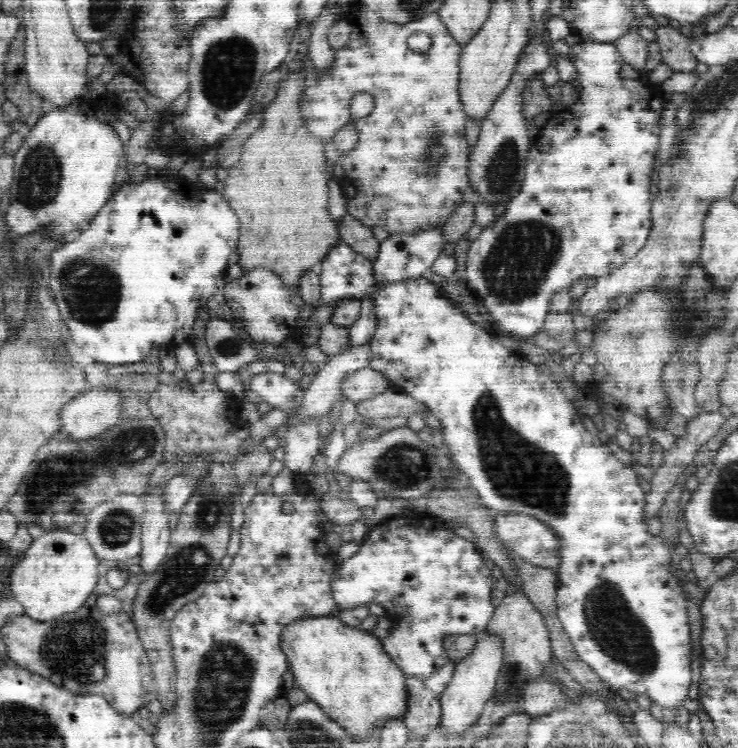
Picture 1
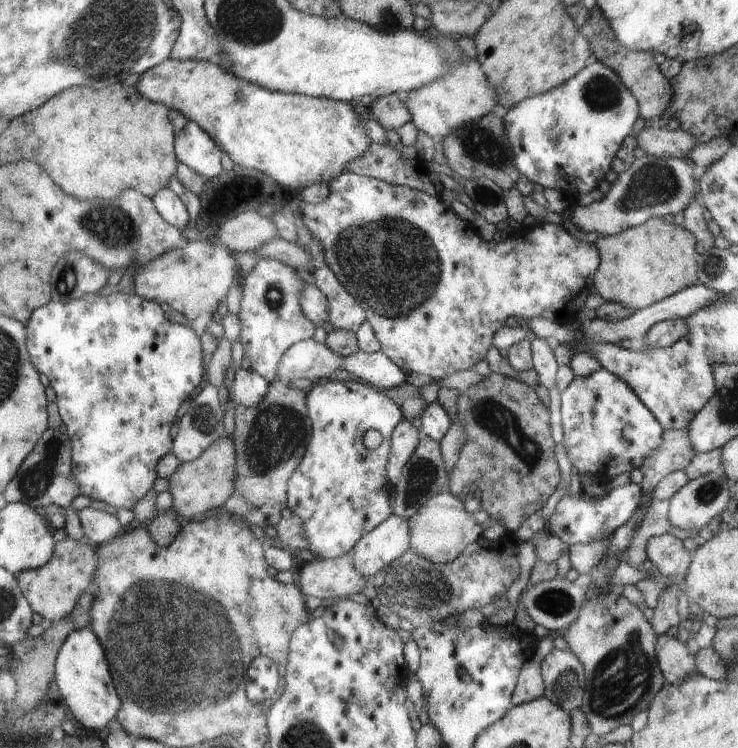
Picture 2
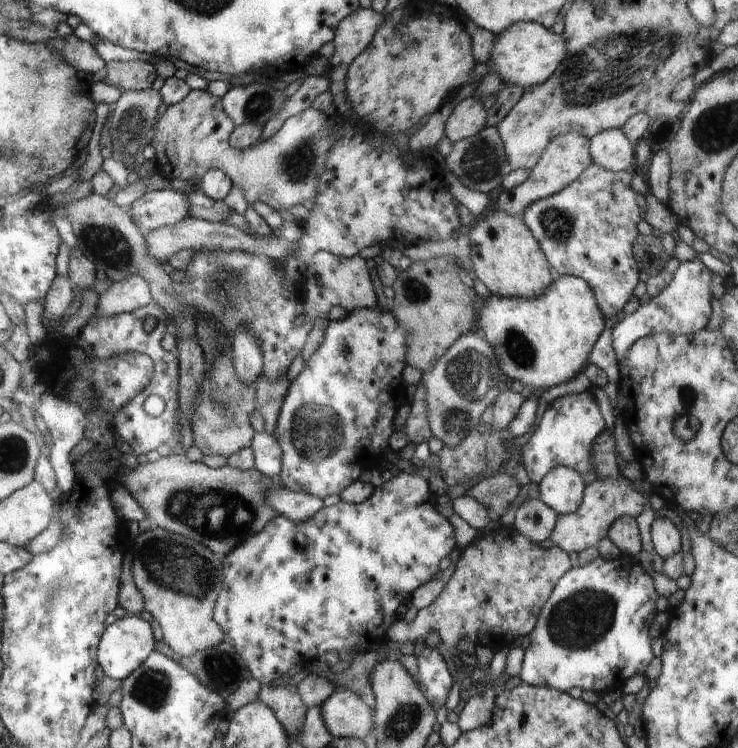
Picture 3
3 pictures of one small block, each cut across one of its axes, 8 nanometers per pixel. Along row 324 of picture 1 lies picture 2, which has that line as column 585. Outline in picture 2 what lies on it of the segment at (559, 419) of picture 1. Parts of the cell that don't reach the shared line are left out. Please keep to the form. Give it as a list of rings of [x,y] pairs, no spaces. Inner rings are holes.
[[[602,368],[590,376],[575,379],[561,393],[561,420],[563,426],[563,447],[574,472],[582,477],[598,477],[602,482],[612,480],[618,474],[628,474],[641,468],[647,456],[663,441],[663,427],[648,410],[647,405],[632,392],[620,377]]]

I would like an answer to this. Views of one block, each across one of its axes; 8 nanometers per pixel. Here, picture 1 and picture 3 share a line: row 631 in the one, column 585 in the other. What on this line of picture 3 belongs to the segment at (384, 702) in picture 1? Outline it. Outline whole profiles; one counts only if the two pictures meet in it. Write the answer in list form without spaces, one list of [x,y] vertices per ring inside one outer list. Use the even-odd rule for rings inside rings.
[[[563,273],[540,298],[490,295],[482,302],[479,332],[495,348],[500,367],[513,380],[532,386],[535,393],[577,378],[604,332],[606,317],[595,292],[577,276]]]

